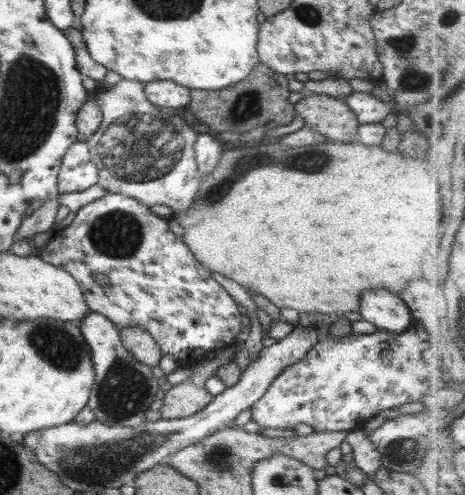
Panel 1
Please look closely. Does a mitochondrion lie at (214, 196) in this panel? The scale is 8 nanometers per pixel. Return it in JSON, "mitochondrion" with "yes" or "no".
{"mitochondrion":"yes"}

